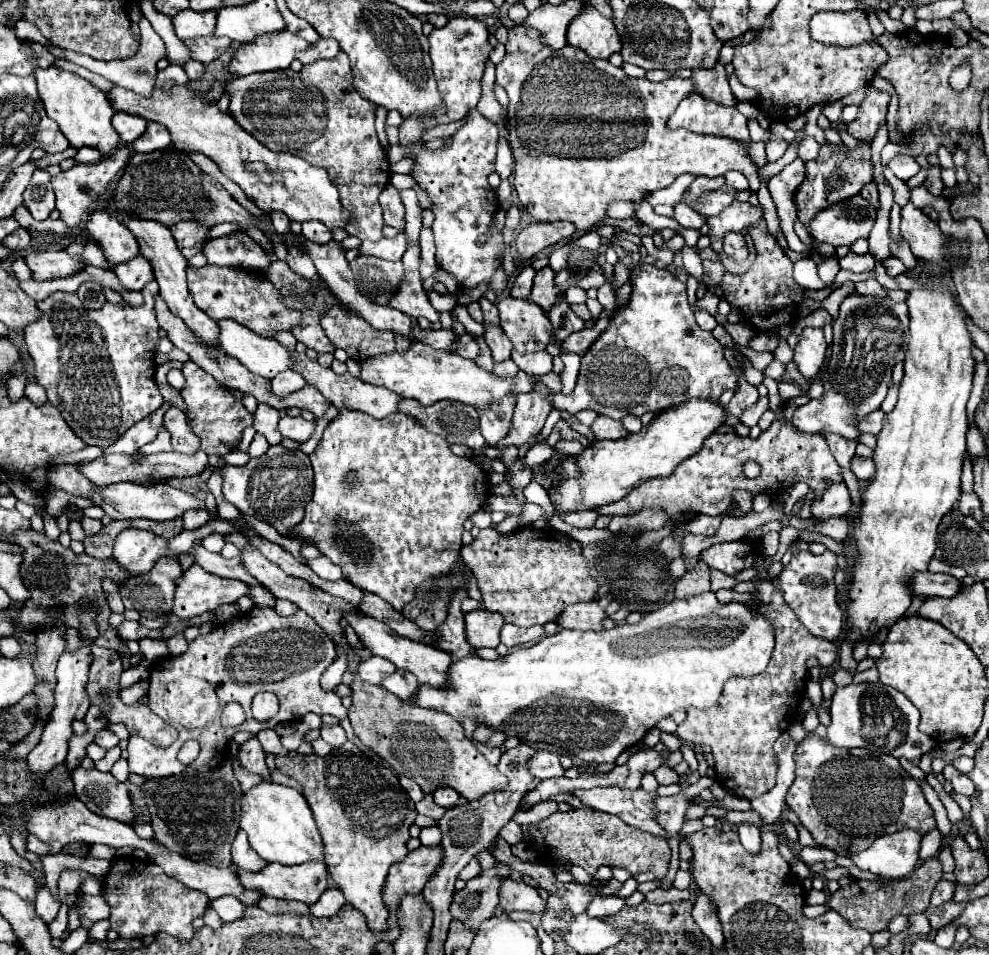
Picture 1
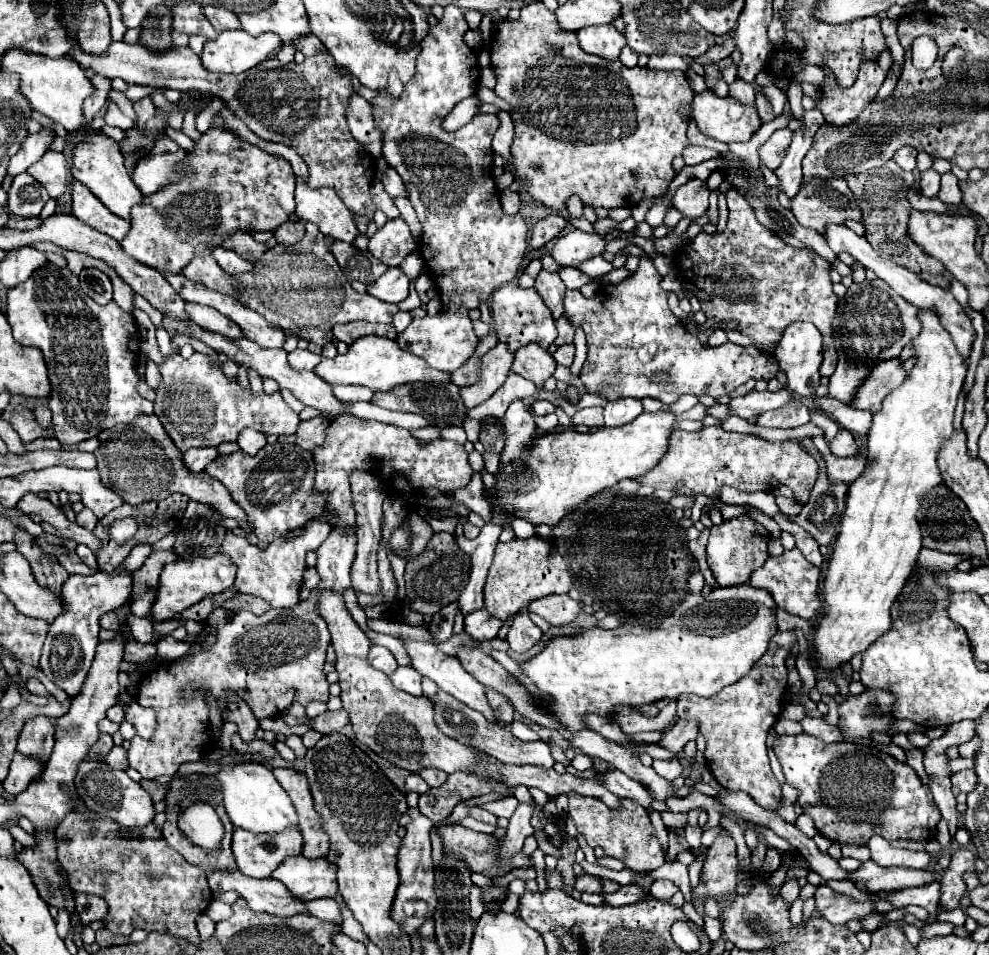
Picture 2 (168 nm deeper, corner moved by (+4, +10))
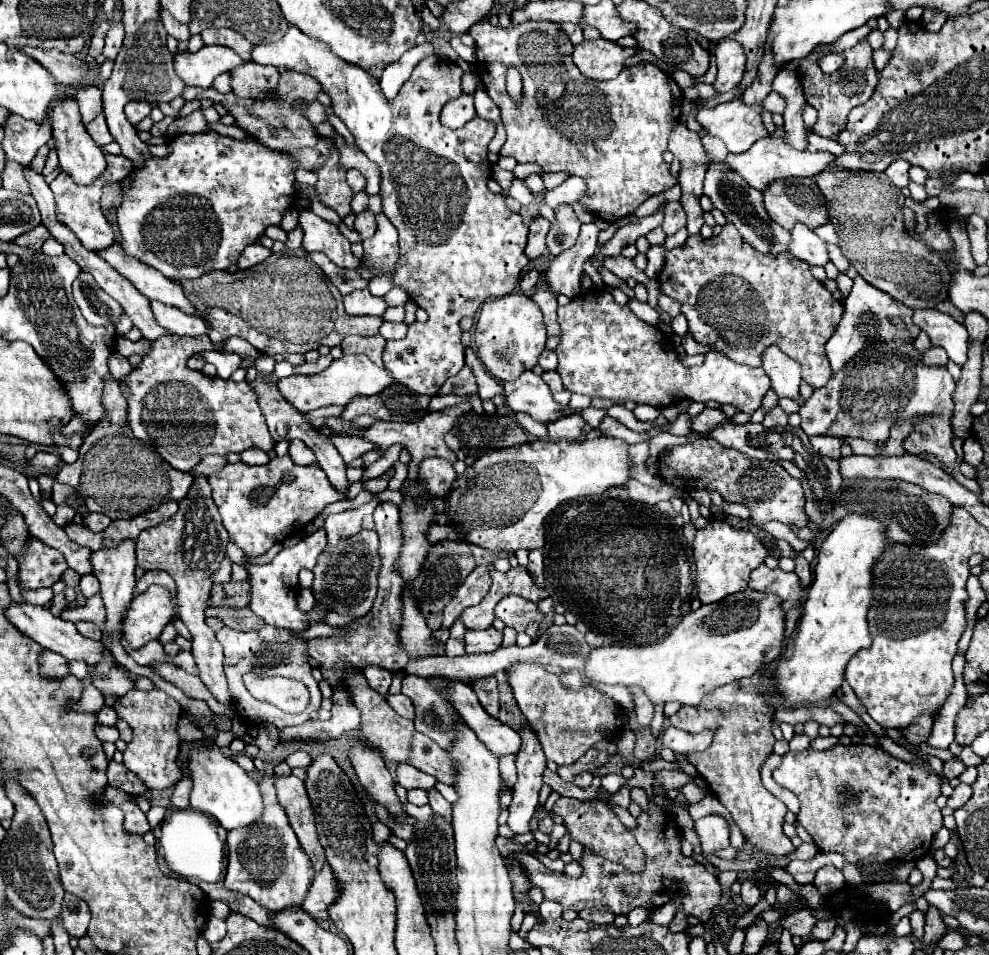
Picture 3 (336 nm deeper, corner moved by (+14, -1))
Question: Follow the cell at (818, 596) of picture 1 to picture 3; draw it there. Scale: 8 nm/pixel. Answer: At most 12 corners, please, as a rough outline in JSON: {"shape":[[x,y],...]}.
{"shape":[[753,570],[749,588],[779,594],[789,612],[803,592],[795,572]]}

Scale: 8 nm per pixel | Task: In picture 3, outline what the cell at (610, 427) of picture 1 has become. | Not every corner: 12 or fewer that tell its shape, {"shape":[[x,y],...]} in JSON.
{"shape":[[579,414],[547,424],[549,440],[579,440]]}

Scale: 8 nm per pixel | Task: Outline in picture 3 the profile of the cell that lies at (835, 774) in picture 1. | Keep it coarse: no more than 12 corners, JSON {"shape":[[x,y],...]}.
{"shape":[[865,742],[787,752],[821,852],[915,862],[943,778]]}

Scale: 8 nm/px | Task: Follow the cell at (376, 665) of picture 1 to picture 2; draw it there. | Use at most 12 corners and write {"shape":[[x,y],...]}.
{"shape":[[371,647],[367,661],[391,675],[397,661],[387,647]]}

